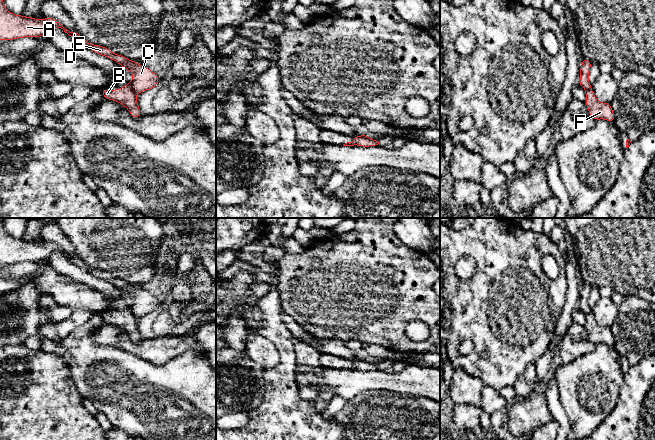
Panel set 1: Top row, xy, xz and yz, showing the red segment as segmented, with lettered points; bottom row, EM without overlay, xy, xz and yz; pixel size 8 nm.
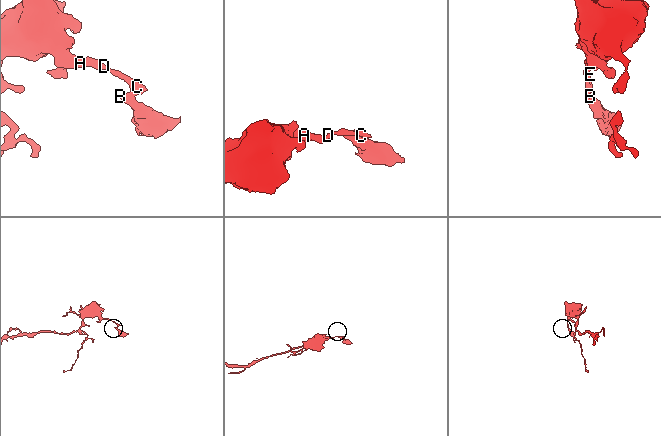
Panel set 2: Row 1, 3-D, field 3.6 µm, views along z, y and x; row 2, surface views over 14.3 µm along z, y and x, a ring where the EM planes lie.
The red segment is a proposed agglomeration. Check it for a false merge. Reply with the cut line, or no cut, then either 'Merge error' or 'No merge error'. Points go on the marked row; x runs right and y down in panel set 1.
Split along xy (127, 83), (136, 93). Merge error

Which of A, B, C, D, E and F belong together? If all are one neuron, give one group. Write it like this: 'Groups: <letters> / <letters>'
Groups: A C D E / B F

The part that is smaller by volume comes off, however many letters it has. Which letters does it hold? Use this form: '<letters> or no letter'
B, F

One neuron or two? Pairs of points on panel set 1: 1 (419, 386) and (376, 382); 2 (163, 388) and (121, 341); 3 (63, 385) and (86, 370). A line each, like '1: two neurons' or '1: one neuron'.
1: one neuron
2: two neurons
3: two neurons

